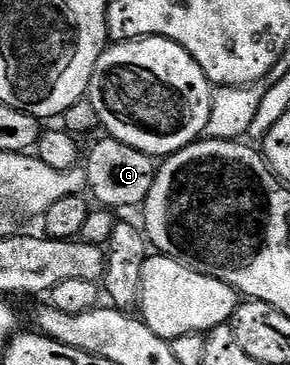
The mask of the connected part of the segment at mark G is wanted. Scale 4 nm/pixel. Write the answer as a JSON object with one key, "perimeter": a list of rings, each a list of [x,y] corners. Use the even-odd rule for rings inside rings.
{"perimeter":[[[103,136],[103,141],[98,141],[90,149],[90,154],[84,157],[84,181],[88,186],[89,196],[95,202],[99,201],[99,206],[105,207],[110,211],[119,211],[118,209],[134,209],[145,206],[146,197],[152,191],[152,183],[156,172],[155,158],[150,157],[144,151],[136,151],[136,147],[128,147],[128,143],[117,141],[115,137]]]}

